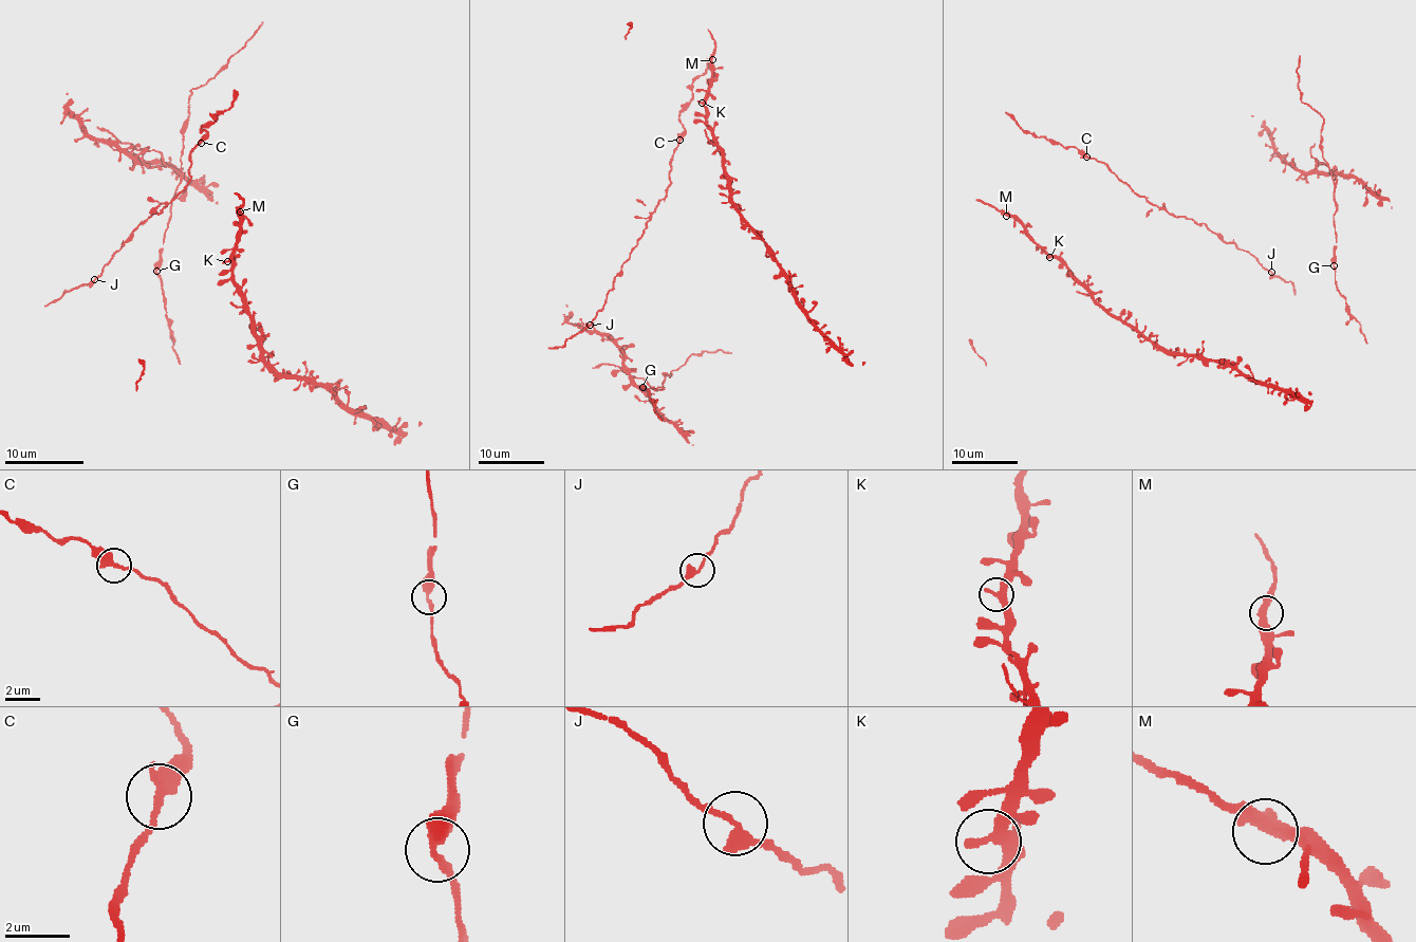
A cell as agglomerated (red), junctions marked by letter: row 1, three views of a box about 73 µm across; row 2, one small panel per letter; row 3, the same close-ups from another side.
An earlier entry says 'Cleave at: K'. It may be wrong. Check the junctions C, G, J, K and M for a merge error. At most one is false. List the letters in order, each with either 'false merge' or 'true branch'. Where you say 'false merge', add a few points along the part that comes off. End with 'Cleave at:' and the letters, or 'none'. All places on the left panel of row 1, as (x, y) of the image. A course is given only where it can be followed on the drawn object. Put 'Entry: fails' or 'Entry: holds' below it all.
C: true branch
G: true branch
J: true branch
K: true branch
M: true branch
Cleave at: none
Entry: fails

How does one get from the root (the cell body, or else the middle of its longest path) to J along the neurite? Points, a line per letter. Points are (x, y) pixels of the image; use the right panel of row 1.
J: (1091, 159), (1102, 162), (1149, 202), (1169, 214), (1204, 223), (1272, 272)

